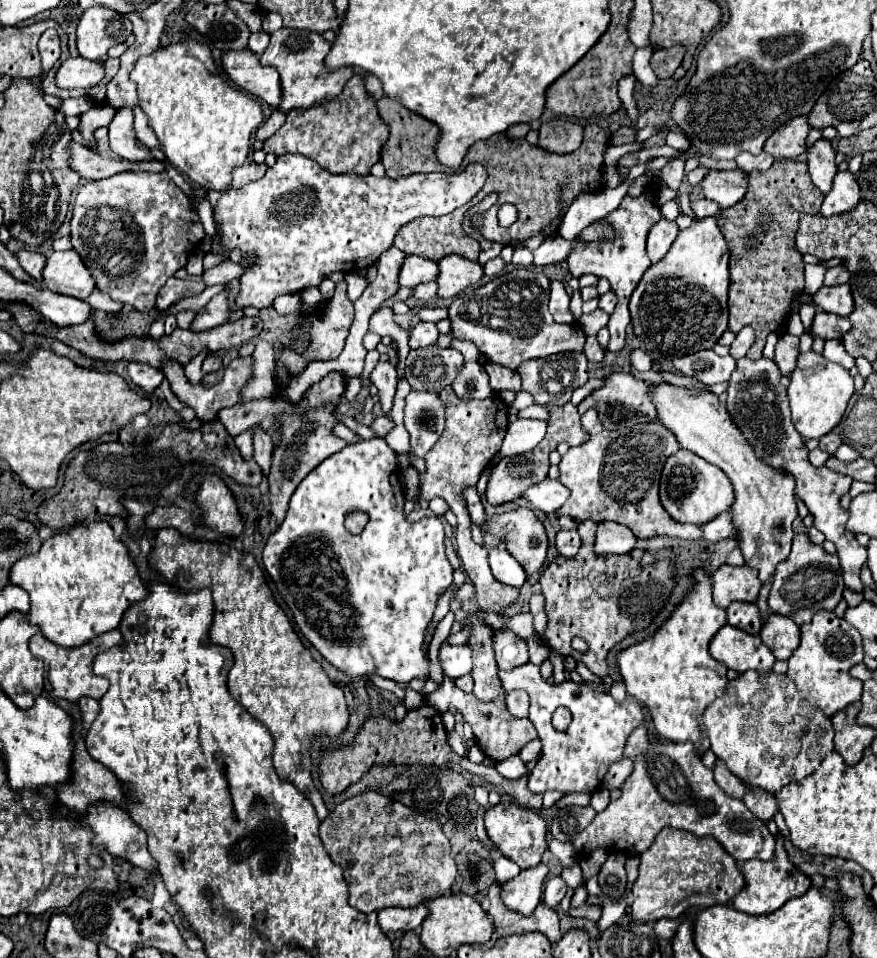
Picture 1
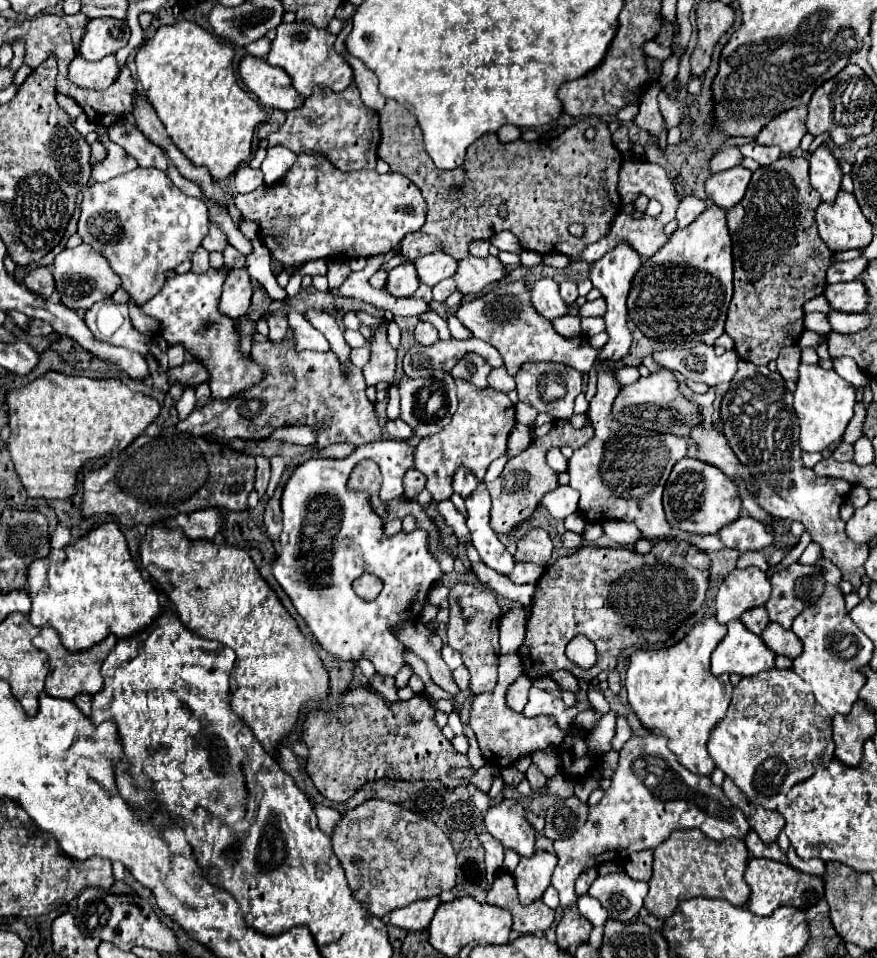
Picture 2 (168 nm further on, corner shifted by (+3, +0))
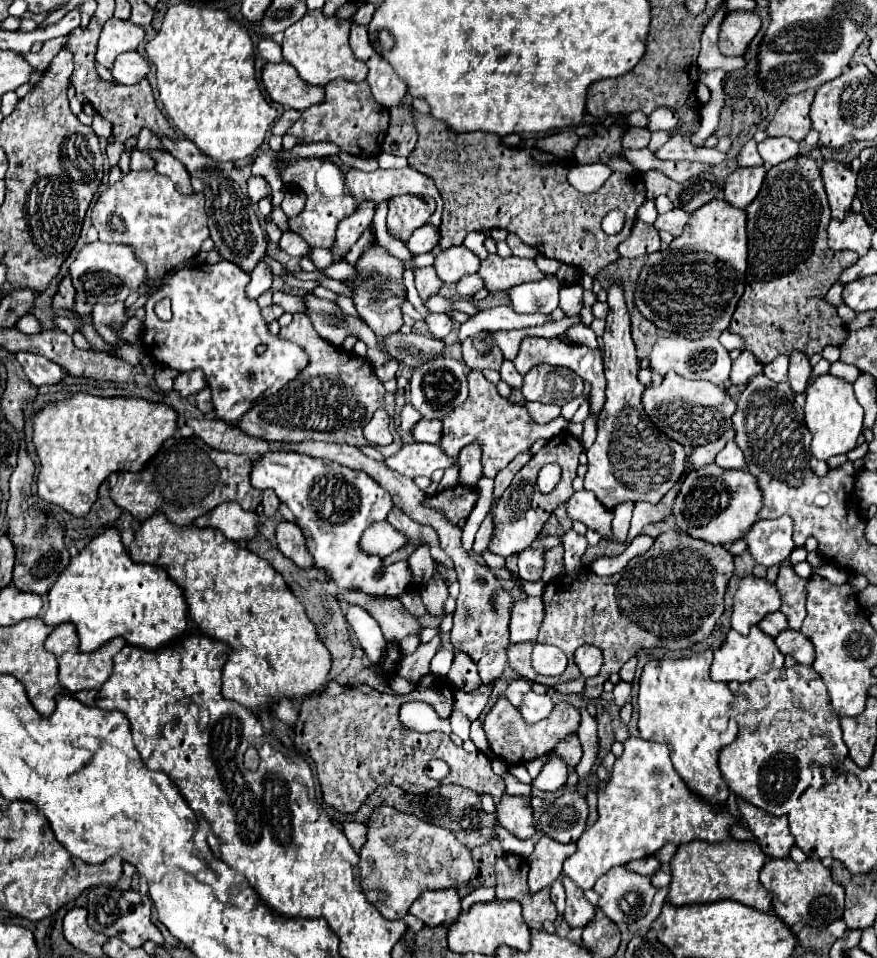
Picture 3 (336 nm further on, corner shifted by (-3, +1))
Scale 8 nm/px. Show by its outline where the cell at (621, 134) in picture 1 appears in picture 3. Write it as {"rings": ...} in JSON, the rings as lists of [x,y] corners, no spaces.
{"rings":[[[626,128],[622,146],[624,148],[646,148],[650,142],[650,132],[644,128]]]}

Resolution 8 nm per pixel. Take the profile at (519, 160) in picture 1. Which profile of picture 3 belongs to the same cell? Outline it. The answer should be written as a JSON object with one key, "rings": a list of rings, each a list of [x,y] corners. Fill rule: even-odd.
{"rings":[[[408,106],[408,110],[418,132],[418,142],[408,156],[408,164],[432,178],[444,200],[442,224],[438,228],[438,246],[442,250],[460,246],[470,232],[504,228],[516,234],[524,244],[540,250],[540,254],[564,264],[580,266],[592,278],[598,270],[618,258],[616,246],[630,236],[636,210],[646,200],[642,174],[620,156],[620,140],[626,130],[622,124],[592,124],[596,134],[592,138],[582,136],[572,156],[562,160],[560,156],[538,148],[510,148],[502,144],[500,136],[490,132],[456,136],[444,122],[418,112],[414,106]],[[592,162],[602,162],[612,168],[612,176],[598,192],[580,194],[568,184],[568,170],[572,164]],[[612,210],[622,210],[626,214],[626,224],[616,236],[608,236],[600,228],[602,218]]]}

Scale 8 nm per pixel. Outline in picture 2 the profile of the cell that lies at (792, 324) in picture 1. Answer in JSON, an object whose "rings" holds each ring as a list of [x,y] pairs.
{"rings":[[[820,312],[806,314],[804,316],[804,328],[823,335],[827,335],[831,332],[827,314]]]}

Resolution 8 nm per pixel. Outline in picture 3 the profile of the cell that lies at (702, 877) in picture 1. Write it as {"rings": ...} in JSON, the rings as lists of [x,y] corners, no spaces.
{"rings":[[[692,840],[688,844],[680,844],[670,862],[670,890],[668,902],[672,906],[684,904],[700,904],[700,902],[716,902],[716,900],[736,900],[740,904],[752,906],[756,910],[772,908],[772,894],[760,884],[758,874],[766,862],[766,854],[754,840],[726,840],[726,842],[704,842]]]}

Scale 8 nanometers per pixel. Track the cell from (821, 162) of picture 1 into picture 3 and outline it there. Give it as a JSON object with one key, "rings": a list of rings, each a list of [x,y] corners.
{"rings":[[[826,160],[820,170],[832,216],[842,220],[844,214],[850,210],[852,198],[856,194],[856,174],[852,168],[844,166],[838,160]]]}

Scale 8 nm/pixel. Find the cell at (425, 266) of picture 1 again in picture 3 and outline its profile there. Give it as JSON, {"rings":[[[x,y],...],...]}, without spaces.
{"rings":[[[452,246],[448,250],[442,250],[434,260],[436,274],[446,284],[454,284],[458,282],[458,278],[474,274],[478,266],[480,266],[478,256],[470,252],[466,246]]]}

